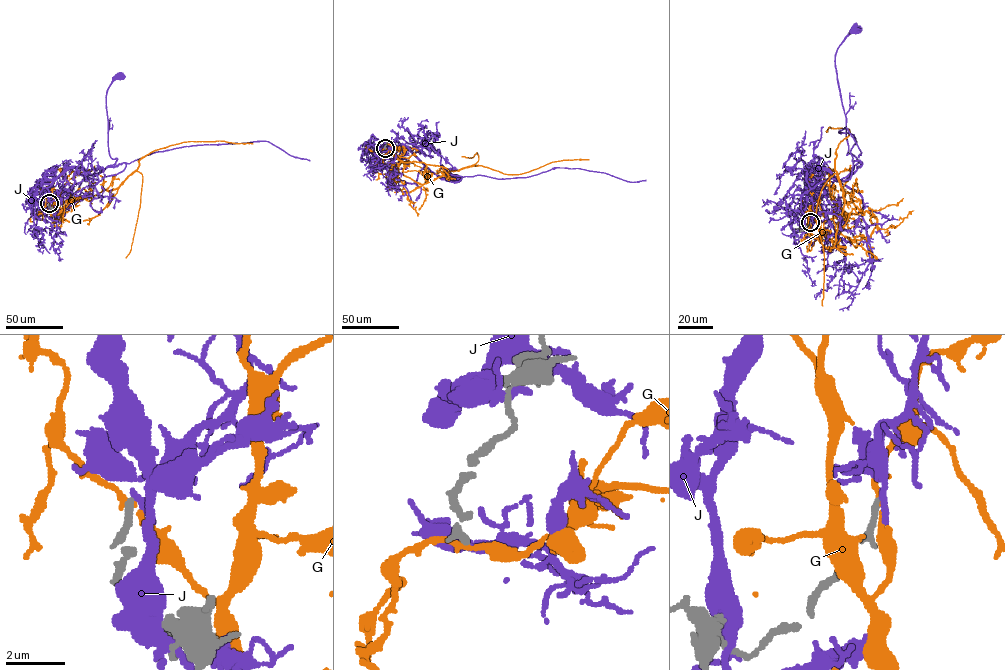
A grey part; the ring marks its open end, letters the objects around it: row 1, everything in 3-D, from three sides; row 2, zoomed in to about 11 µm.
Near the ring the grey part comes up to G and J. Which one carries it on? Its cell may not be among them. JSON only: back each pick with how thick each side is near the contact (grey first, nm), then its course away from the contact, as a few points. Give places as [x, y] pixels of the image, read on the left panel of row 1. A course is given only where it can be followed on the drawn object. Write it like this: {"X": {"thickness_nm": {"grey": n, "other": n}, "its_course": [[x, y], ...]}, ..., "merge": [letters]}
{"merge": []}

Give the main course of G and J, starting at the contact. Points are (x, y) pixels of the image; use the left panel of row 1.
G: (49, 203), (63, 220), (88, 220), (105, 207), (137, 169), (139, 161), (155, 150), (193, 141), (252, 143)
J: (49, 203), (53, 183), (70, 168), (93, 175), (115, 163), (108, 147), (106, 95), (118, 76)

